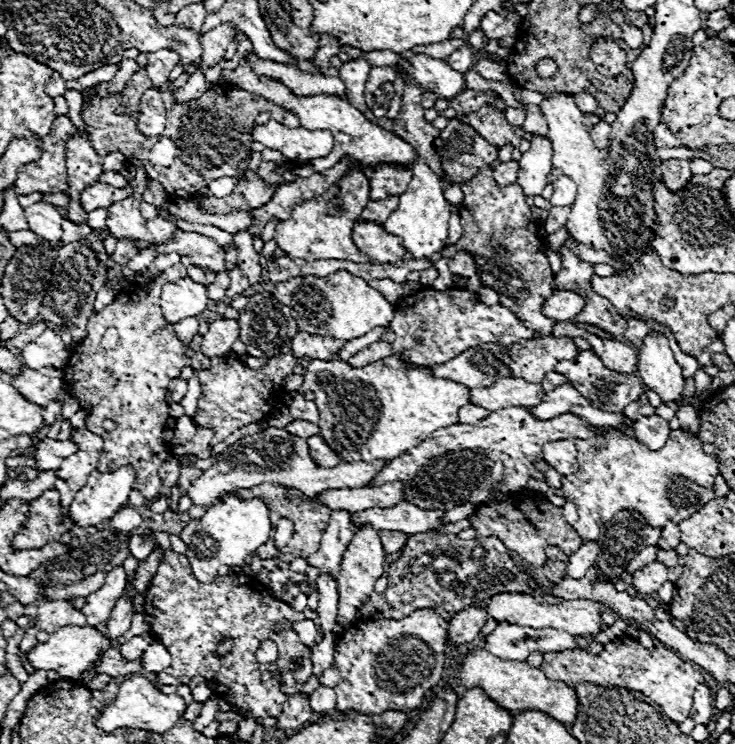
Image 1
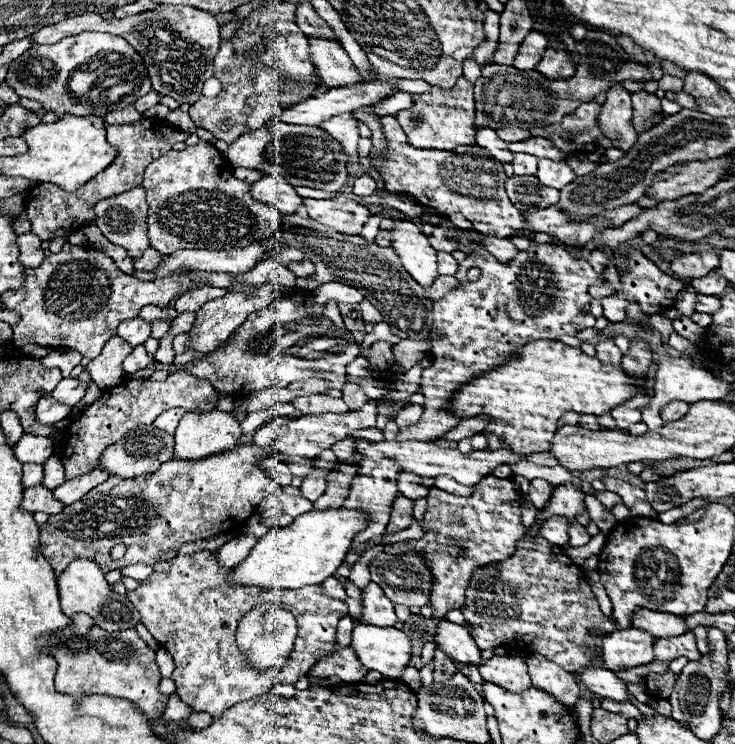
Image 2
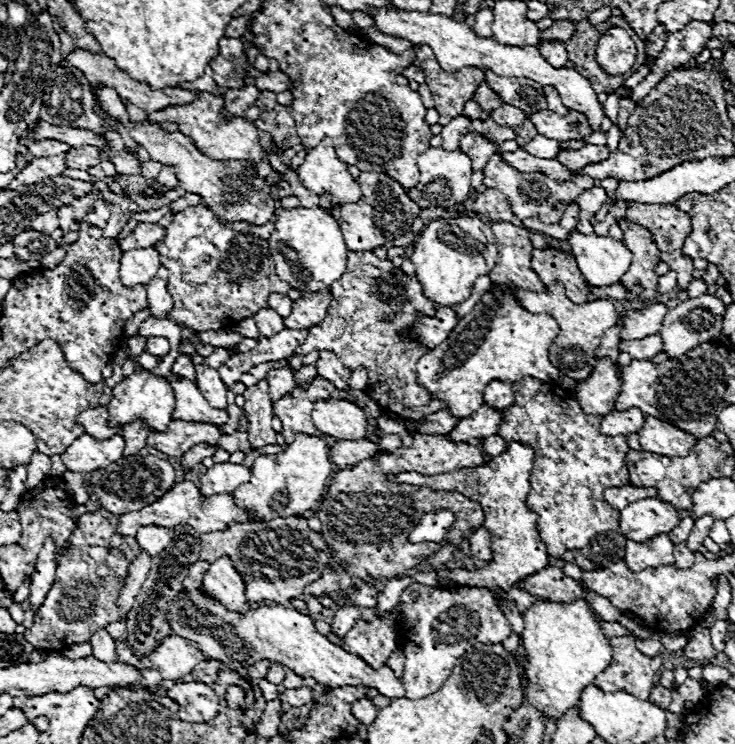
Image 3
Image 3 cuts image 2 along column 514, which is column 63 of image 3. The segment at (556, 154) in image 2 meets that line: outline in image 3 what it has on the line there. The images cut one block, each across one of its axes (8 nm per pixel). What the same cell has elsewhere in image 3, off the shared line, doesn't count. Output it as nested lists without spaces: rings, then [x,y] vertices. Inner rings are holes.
[[[28,140],[24,144],[28,148],[28,154],[36,156],[36,158],[48,158],[48,156],[58,156],[58,154],[64,154],[70,146],[64,144],[64,142],[58,142],[58,140]]]

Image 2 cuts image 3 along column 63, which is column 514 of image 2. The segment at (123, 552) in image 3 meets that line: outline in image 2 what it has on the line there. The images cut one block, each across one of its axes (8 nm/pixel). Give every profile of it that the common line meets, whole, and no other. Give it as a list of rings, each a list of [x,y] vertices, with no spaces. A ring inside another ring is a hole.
[[[536,538],[534,544],[528,540],[520,540],[516,548],[518,550],[512,558],[488,564],[482,570],[476,570],[476,574],[472,574],[472,586],[466,590],[466,604],[462,614],[474,628],[474,640],[478,648],[488,650],[506,644],[522,654],[538,652],[548,660],[560,664],[568,672],[580,670],[580,666],[588,666],[596,656],[596,638],[590,634],[590,628],[598,626],[600,630],[610,634],[620,626],[612,616],[602,614],[598,600],[584,578],[584,572],[568,556],[550,552],[556,548],[546,538]]]

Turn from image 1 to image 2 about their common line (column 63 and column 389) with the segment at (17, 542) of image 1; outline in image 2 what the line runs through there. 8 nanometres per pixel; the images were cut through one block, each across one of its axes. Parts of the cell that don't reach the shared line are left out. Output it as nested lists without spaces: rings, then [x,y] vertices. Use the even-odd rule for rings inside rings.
[[[396,496],[390,510],[390,522],[386,528],[386,534],[396,534],[400,530],[406,530],[412,520],[412,506],[414,502],[408,502],[404,496]]]

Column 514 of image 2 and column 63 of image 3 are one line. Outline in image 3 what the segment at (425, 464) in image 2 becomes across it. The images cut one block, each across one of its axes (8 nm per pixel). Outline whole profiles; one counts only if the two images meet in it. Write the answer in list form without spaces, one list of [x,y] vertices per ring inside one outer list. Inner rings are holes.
[[[84,434],[68,446],[68,450],[62,454],[62,462],[70,472],[90,474],[122,458],[124,446],[124,438],[118,434],[110,440],[94,440],[90,434]]]

